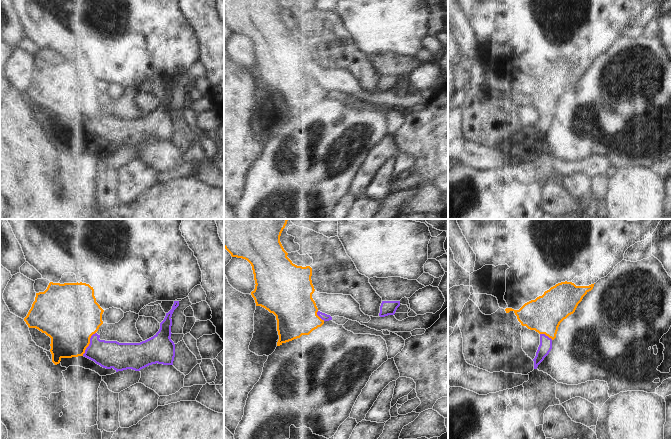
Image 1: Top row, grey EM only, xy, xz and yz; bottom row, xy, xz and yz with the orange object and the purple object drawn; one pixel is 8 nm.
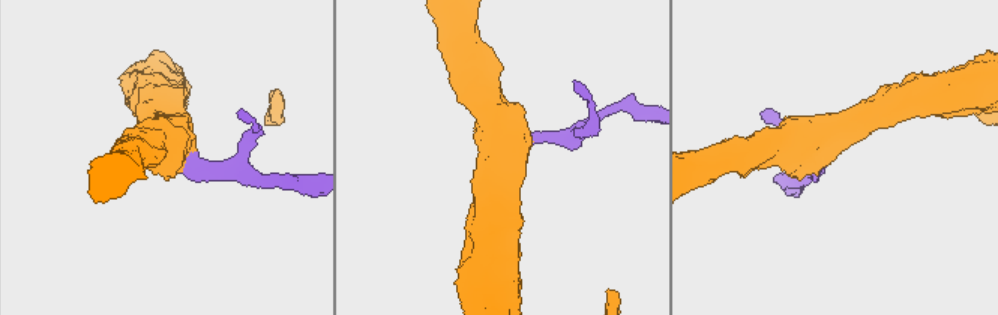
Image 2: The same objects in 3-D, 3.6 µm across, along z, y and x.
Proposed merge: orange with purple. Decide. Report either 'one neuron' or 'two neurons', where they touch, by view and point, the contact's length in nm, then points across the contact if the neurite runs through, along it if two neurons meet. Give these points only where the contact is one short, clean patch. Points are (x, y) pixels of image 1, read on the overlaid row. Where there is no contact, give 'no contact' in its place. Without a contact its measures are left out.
one neuron | xy (89, 343) | 220 nm | across xy (70, 319), (89, 343), (96, 350), (108, 354)

